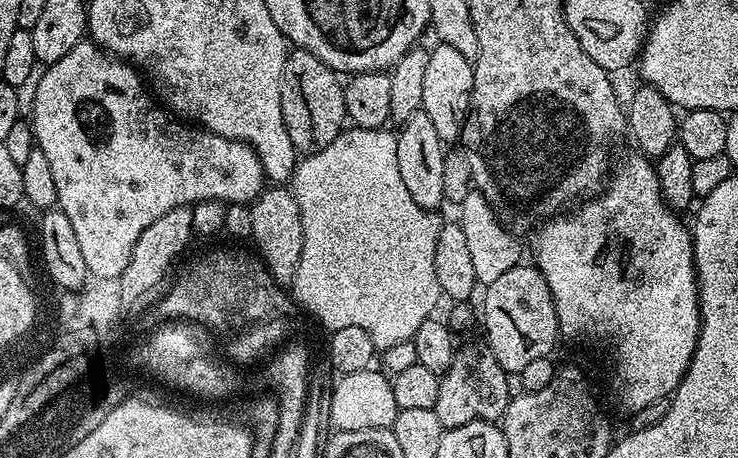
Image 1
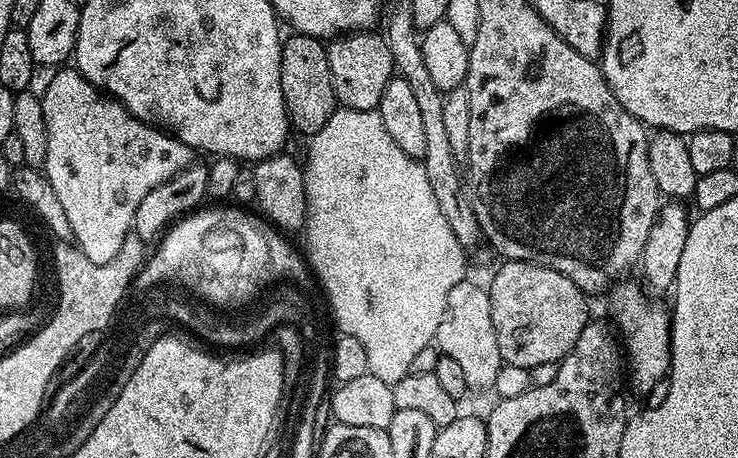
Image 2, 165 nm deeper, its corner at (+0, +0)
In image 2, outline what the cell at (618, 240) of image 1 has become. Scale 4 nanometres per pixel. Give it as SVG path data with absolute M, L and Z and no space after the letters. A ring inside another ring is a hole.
M628 282L617 283L610 292L611 323L618 329L618 336L622 341L622 352L626 357L627 387L631 391L633 388L640 398L644 398L659 380L667 377L672 367L672 322L669 309L665 305L663 308L659 299L649 295L639 283L624 283Z

